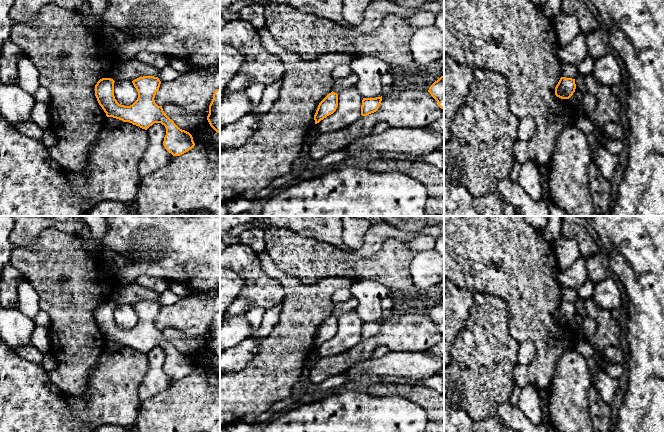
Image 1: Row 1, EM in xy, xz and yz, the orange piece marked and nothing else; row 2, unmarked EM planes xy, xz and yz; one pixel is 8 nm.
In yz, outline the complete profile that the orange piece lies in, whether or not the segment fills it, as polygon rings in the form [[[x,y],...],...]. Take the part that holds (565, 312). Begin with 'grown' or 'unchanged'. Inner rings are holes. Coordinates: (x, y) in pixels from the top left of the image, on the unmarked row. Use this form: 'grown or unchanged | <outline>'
unchanged | [[[561,301],[555,311],[555,319],[561,323],[569,323],[575,316],[575,303]]]

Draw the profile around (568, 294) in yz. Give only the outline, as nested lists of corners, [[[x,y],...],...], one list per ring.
[[[562,287],[561,288],[561,299],[562,301],[575,303],[578,299],[578,289]]]

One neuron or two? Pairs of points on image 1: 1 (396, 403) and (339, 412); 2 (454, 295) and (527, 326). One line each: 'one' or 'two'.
1: one
2: two

